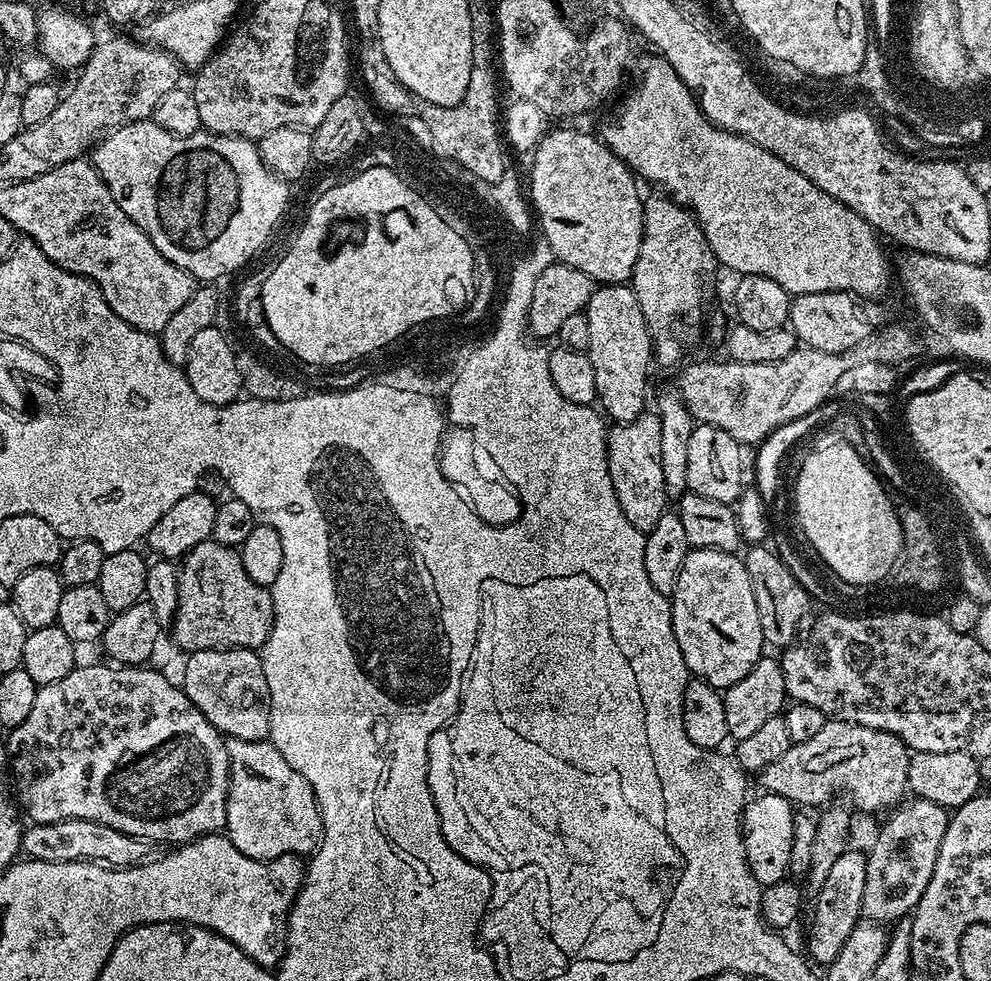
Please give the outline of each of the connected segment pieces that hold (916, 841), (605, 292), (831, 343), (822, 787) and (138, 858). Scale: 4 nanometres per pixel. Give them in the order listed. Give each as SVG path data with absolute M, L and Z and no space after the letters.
M912 798L901 803L889 816L892 817L881 826L872 849L866 852L868 873L860 907L865 921L881 926L887 925L887 920L896 922L915 912L922 894L926 894L950 812L929 800Z
M604 282L593 291L584 313L586 322L590 322L590 346L587 353L594 366L596 399L609 421L612 419L616 424L625 424L645 411L648 367L654 364L652 335L648 332L642 306L638 306L638 298L627 283Z
M819 292L818 294L802 294L791 297L792 305L788 311L787 327L791 328L797 341L803 347L825 352L826 354L838 354L850 350L863 343L874 332L874 328L868 325L868 316L860 309L861 301L851 292Z
M828 718L825 719L822 730L818 730L818 734L814 734L814 738L809 738L807 742L792 743L790 750L786 750L786 754L782 754L782 758L770 762L770 766L766 766L758 773L758 780L760 780L761 789L764 792L778 794L782 798L786 798L789 804L803 806L808 810L820 810L831 805L837 798L846 798L846 790L838 790L844 784L850 790L847 799L850 804L853 804L851 807L857 813L859 813L858 811L880 812L883 808L895 809L905 799L908 792L909 755L910 749L894 734L867 728L854 722Z
M59 820L53 824L29 823L24 828L21 840L23 853L33 860L40 861L74 861L94 860L113 867L133 867L143 863L149 845L140 837L128 835L122 830L114 830L114 826L106 826L93 820Z

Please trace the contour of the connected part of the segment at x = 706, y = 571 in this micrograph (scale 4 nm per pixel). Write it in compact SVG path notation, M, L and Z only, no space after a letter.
M693 548L689 551L686 562L682 562L682 570L678 574L678 586L674 586L670 597L672 605L672 625L674 626L674 638L678 638L678 650L682 650L682 658L686 662L689 673L697 680L704 680L710 686L718 689L726 689L734 686L738 678L746 678L750 670L760 661L765 651L764 635L762 634L762 622L758 614L758 602L754 602L754 586L750 586L750 574L746 574L746 566L739 555L731 552L719 552L713 548Z

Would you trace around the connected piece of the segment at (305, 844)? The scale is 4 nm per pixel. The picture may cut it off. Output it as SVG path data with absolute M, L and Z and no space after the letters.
M245 740L237 748L235 759L248 772L239 773L228 792L228 839L255 860L271 862L280 856L304 858L315 853L324 840L324 815L310 782L290 766L275 743Z

